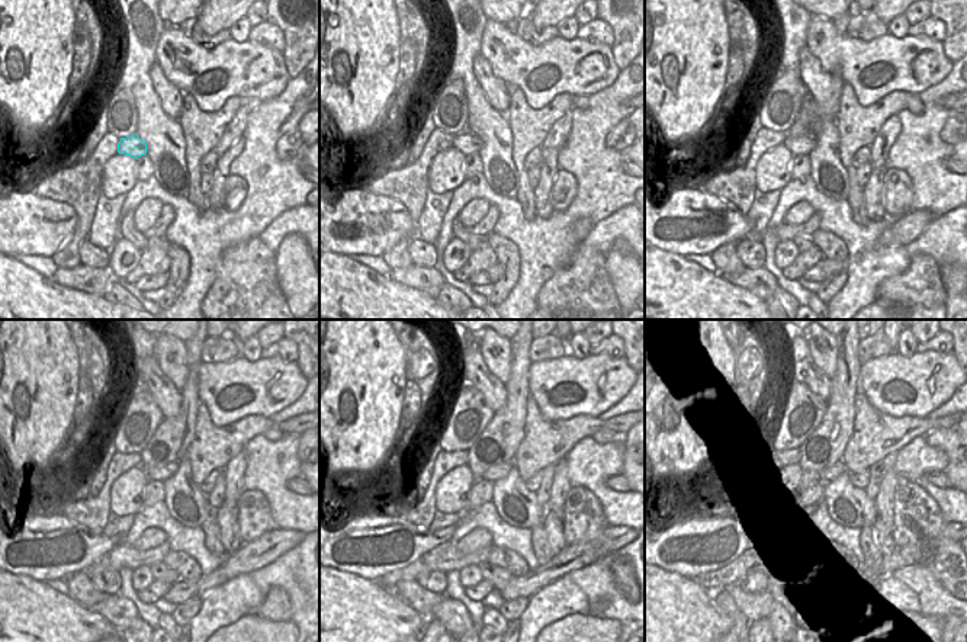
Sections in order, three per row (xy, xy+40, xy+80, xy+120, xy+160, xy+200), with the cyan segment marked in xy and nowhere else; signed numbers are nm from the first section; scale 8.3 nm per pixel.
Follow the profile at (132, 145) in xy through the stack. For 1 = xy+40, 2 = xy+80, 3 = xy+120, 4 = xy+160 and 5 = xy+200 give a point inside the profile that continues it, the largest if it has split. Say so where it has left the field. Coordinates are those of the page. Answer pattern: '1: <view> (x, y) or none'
1: xy+40 (465, 141)
2: xy+80 (797, 145)
3: xy+120 (160, 472)
4: xy+160 (498, 471)
5: xy+200 (834, 471)

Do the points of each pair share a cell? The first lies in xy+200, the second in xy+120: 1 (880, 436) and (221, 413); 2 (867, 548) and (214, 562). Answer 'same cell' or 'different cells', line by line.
1: different cells
2: different cells

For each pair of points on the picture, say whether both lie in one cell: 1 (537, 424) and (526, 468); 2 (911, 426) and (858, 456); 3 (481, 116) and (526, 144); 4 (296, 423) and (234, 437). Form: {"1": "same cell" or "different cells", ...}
{"1": "same cell", "2": "same cell", "3": "different cells", "4": "same cell"}

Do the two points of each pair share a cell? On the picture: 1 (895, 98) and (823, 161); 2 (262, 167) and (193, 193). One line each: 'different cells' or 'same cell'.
1: different cells
2: different cells

